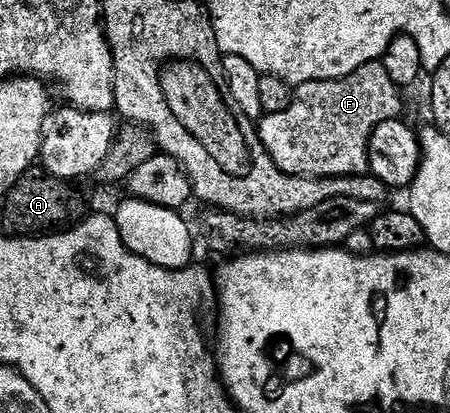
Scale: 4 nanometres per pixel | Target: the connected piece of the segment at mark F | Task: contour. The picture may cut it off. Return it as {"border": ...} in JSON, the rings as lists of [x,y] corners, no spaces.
{"border":[[[374,60],[357,70],[353,70],[353,74],[349,74],[340,80],[314,80],[313,82],[305,82],[298,85],[294,89],[289,110],[281,110],[281,114],[273,114],[272,116],[264,115],[263,119],[258,121],[257,131],[261,142],[265,146],[265,150],[273,158],[273,162],[285,174],[290,176],[308,176],[314,180],[333,180],[337,176],[366,176],[371,166],[369,162],[369,142],[371,141],[371,136],[375,132],[375,128],[381,126],[382,123],[400,119],[401,113],[399,111],[403,108],[403,100],[399,97],[399,94],[401,94],[401,88],[394,84],[392,78],[389,78],[389,73],[383,65],[383,61]]]}

